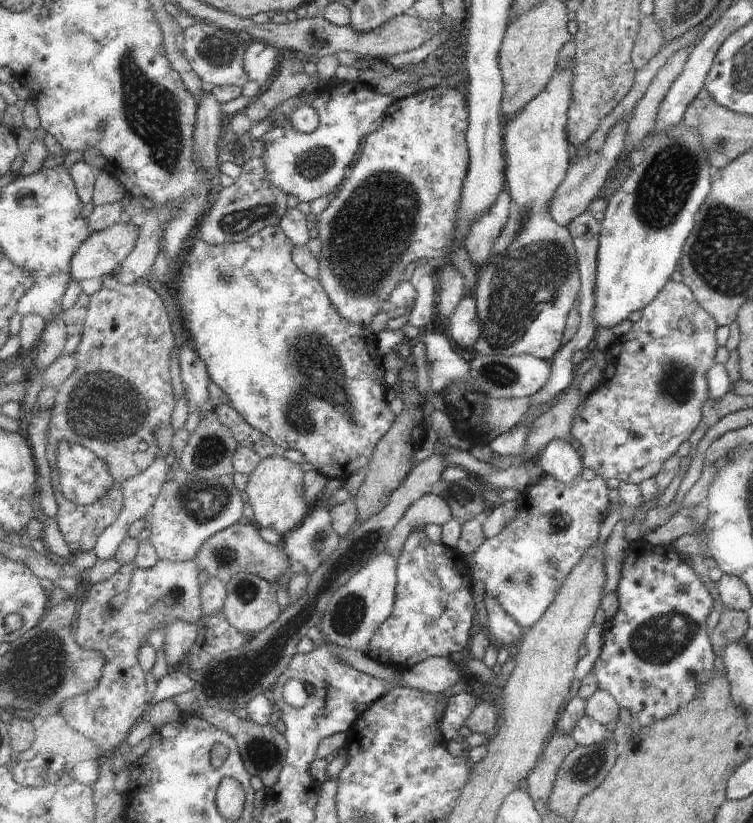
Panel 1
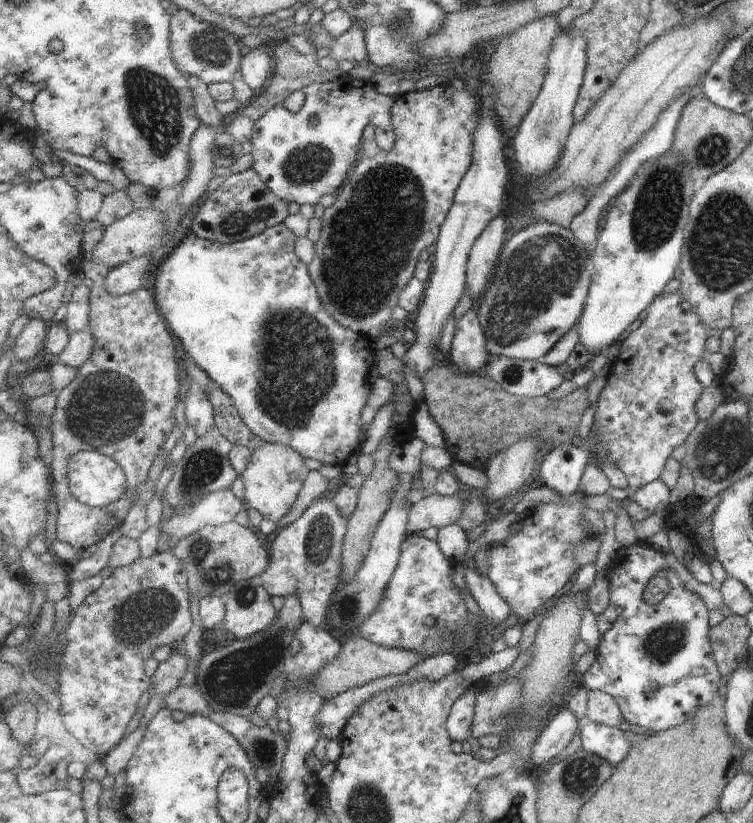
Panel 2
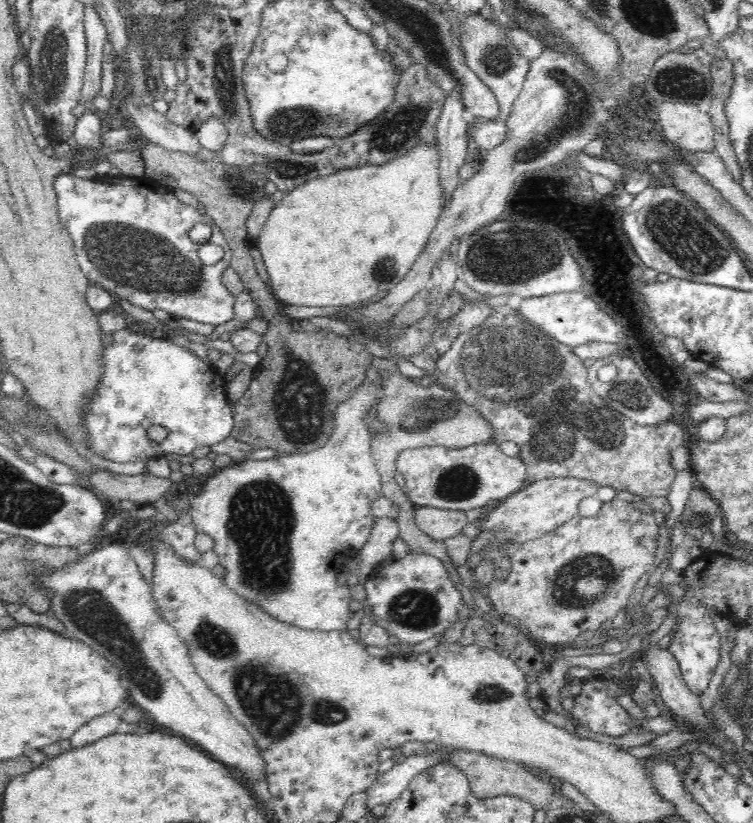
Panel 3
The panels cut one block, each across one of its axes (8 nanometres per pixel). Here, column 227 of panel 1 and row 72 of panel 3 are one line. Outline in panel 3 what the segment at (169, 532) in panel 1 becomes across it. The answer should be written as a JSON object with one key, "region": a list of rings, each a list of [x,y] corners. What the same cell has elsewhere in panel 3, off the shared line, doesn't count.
{"region":[[[472,12],[470,16],[460,18],[458,34],[460,45],[465,54],[467,65],[487,84],[500,103],[500,120],[506,120],[506,116],[512,110],[513,102],[518,98],[522,90],[526,75],[530,70],[531,62],[520,55],[516,46],[506,38],[504,28],[493,17],[484,18],[479,12]]]}

